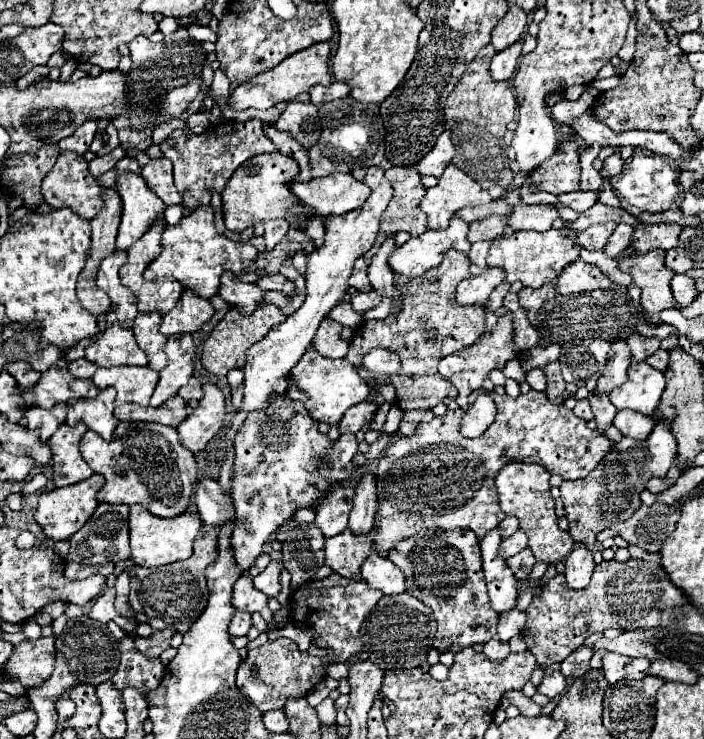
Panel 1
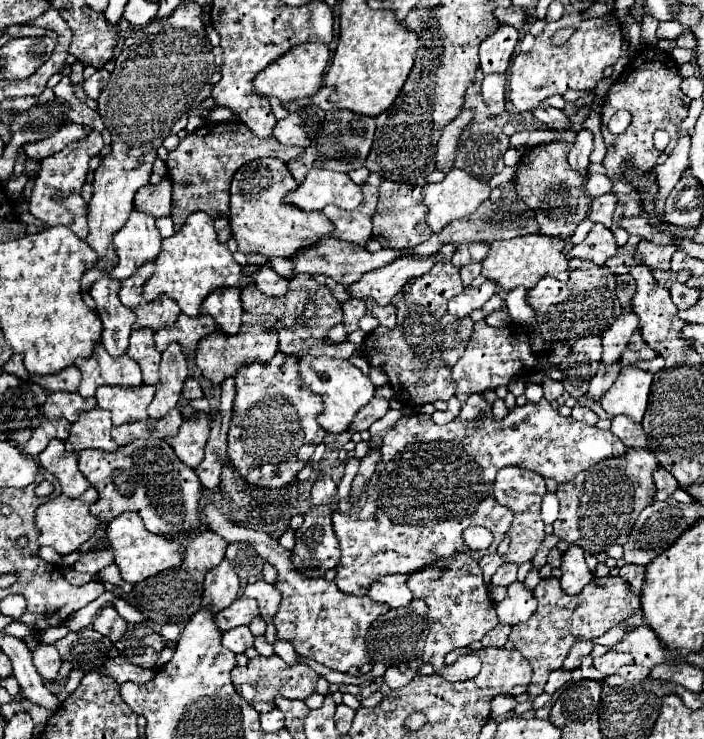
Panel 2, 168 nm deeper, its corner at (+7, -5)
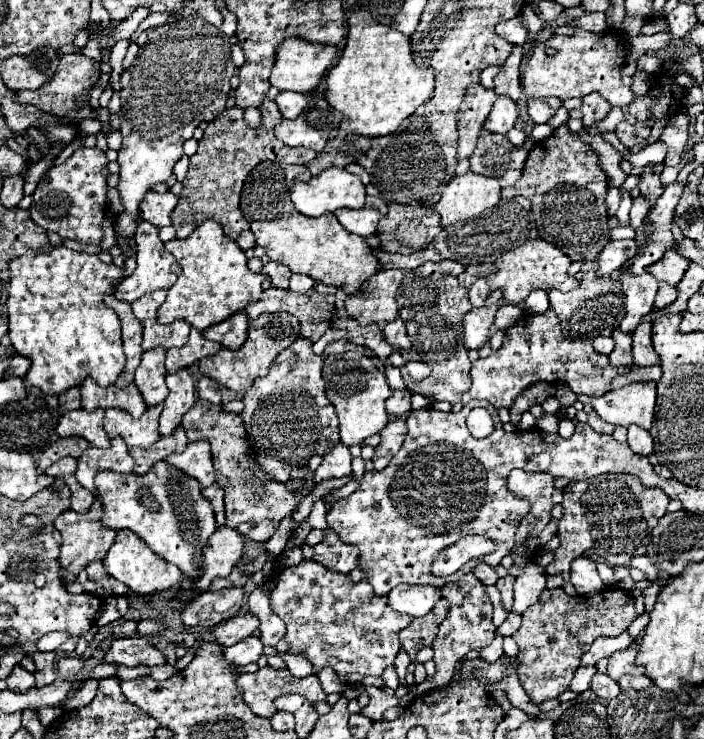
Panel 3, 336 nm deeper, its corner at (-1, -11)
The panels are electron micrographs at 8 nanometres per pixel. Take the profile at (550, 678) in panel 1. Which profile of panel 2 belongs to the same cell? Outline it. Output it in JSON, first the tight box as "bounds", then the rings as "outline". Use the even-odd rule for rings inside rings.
{"bounds":[545,670,571,696],"outline":[[[553,670],[553,672],[549,674],[547,684],[545,684],[545,694],[551,696],[551,694],[553,694],[557,688],[561,688],[569,678],[571,678],[569,672],[565,672],[565,670]]]}

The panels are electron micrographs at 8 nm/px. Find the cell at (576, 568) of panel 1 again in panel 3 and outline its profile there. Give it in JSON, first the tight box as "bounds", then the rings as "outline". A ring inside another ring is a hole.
{"bounds":[571,556,605,596],"outline":[[[581,556],[571,564],[571,584],[575,586],[579,596],[595,596],[603,592],[605,586],[597,574],[597,566],[591,558]]]}

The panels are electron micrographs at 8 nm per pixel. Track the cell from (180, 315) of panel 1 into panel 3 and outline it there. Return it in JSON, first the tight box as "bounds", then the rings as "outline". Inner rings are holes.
{"bounds":[165,328,221,372],"outline":[[[191,328],[189,334],[189,342],[181,348],[171,348],[167,352],[167,360],[165,360],[165,368],[167,372],[177,372],[181,368],[189,368],[193,364],[197,364],[201,358],[205,356],[213,356],[221,350],[221,344],[205,340],[203,334],[195,328]]]}

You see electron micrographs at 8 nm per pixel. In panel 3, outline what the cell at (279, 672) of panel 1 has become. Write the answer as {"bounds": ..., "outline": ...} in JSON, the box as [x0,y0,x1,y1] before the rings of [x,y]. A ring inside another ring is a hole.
{"bounds":[237,666,325,718],"outline":[[[269,666],[259,668],[253,674],[241,674],[237,678],[237,686],[243,694],[245,704],[263,718],[271,718],[275,714],[273,700],[283,694],[303,694],[311,704],[317,700],[325,700],[325,692],[317,676],[295,678],[287,668],[273,670]]]}

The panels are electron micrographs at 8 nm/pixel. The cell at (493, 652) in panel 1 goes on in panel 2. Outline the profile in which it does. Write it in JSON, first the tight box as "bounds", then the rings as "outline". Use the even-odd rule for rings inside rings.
{"bounds":[481,626,511,648],"outline":[[[497,626],[495,630],[491,630],[483,640],[481,644],[483,646],[493,646],[493,648],[503,648],[505,642],[509,640],[509,632],[511,632],[511,626]]]}

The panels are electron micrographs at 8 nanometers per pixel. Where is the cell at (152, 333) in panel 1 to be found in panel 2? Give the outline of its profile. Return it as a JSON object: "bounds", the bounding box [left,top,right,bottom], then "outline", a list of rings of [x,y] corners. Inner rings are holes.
{"bounds":[127,328,161,384],"outline":[[[149,328],[133,330],[127,354],[141,366],[145,384],[159,382],[159,358],[161,358],[161,354],[157,352],[155,342],[153,342],[153,330],[149,330]]]}

